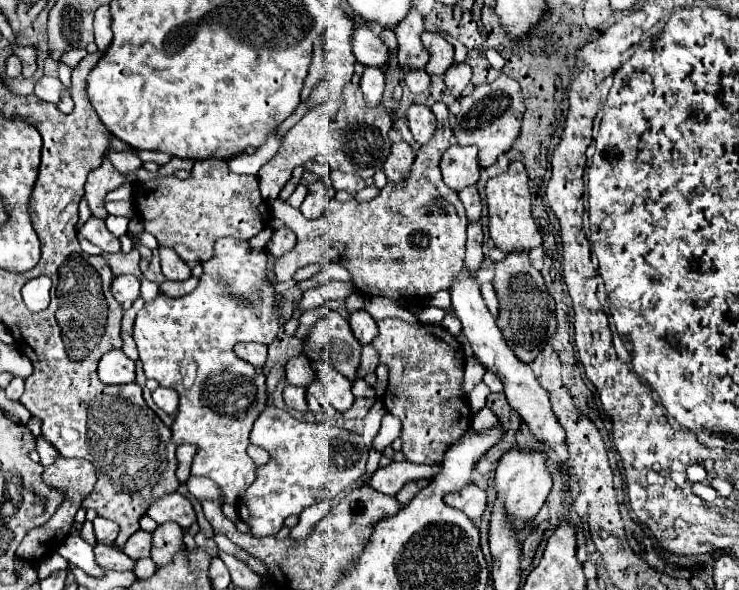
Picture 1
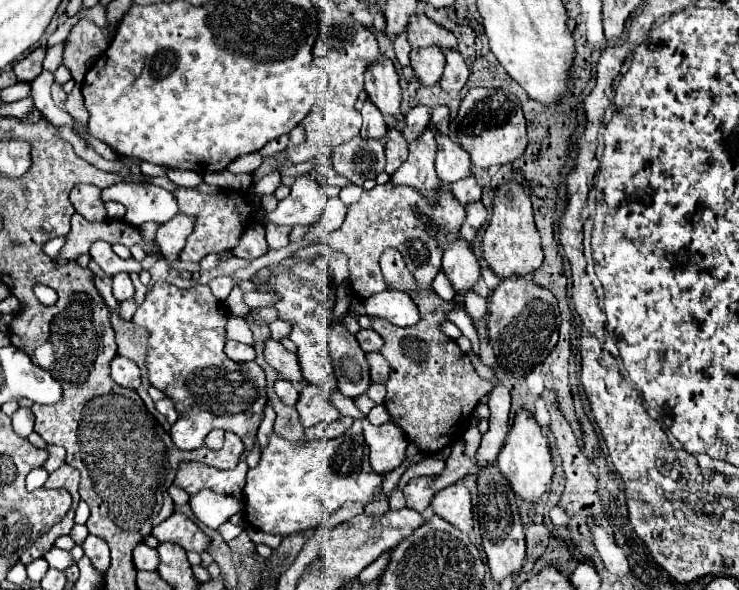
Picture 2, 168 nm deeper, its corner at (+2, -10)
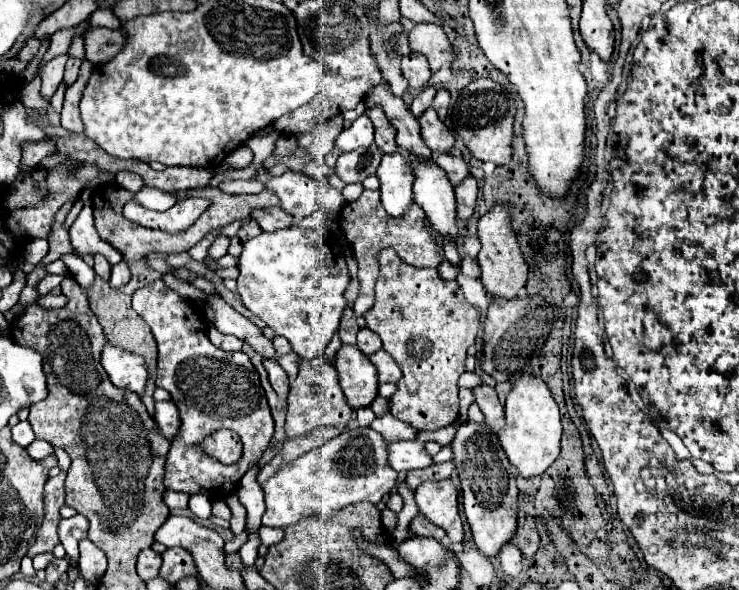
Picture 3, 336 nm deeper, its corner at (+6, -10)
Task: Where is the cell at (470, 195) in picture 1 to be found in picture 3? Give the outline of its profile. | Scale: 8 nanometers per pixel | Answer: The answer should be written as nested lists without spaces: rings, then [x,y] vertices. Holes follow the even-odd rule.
[[[437,154],[435,162],[447,172],[447,178],[451,180],[453,186],[459,186],[469,176],[467,164],[461,158],[453,156],[453,154]]]

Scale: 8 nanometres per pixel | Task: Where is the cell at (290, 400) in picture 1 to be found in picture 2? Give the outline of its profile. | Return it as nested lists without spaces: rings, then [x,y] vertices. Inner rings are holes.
[[[283,378],[275,380],[275,394],[277,394],[277,396],[283,400],[283,404],[287,404],[287,406],[295,406],[297,396],[299,396],[297,388],[295,388],[291,382],[283,380]]]

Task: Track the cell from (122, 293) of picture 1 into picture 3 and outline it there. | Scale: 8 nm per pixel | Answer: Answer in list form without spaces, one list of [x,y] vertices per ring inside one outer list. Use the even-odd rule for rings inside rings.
[[[119,262],[119,264],[113,266],[109,284],[111,284],[111,288],[121,288],[121,286],[125,286],[129,282],[129,278],[131,278],[131,272],[129,272],[127,264],[125,262]]]

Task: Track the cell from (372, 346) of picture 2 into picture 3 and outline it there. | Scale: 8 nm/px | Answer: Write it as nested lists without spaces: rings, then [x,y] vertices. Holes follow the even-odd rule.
[[[361,328],[357,332],[357,346],[359,346],[359,350],[363,354],[369,356],[369,354],[373,354],[373,352],[377,352],[381,348],[381,338],[375,332],[371,332],[369,328]]]

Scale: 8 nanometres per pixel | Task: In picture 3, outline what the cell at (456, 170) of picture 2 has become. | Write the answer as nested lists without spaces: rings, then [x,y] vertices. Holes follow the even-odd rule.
[[[433,108],[423,112],[423,116],[419,116],[419,124],[421,124],[421,136],[433,152],[443,152],[443,154],[451,152],[455,138],[445,128],[445,124],[439,120],[439,116]]]

